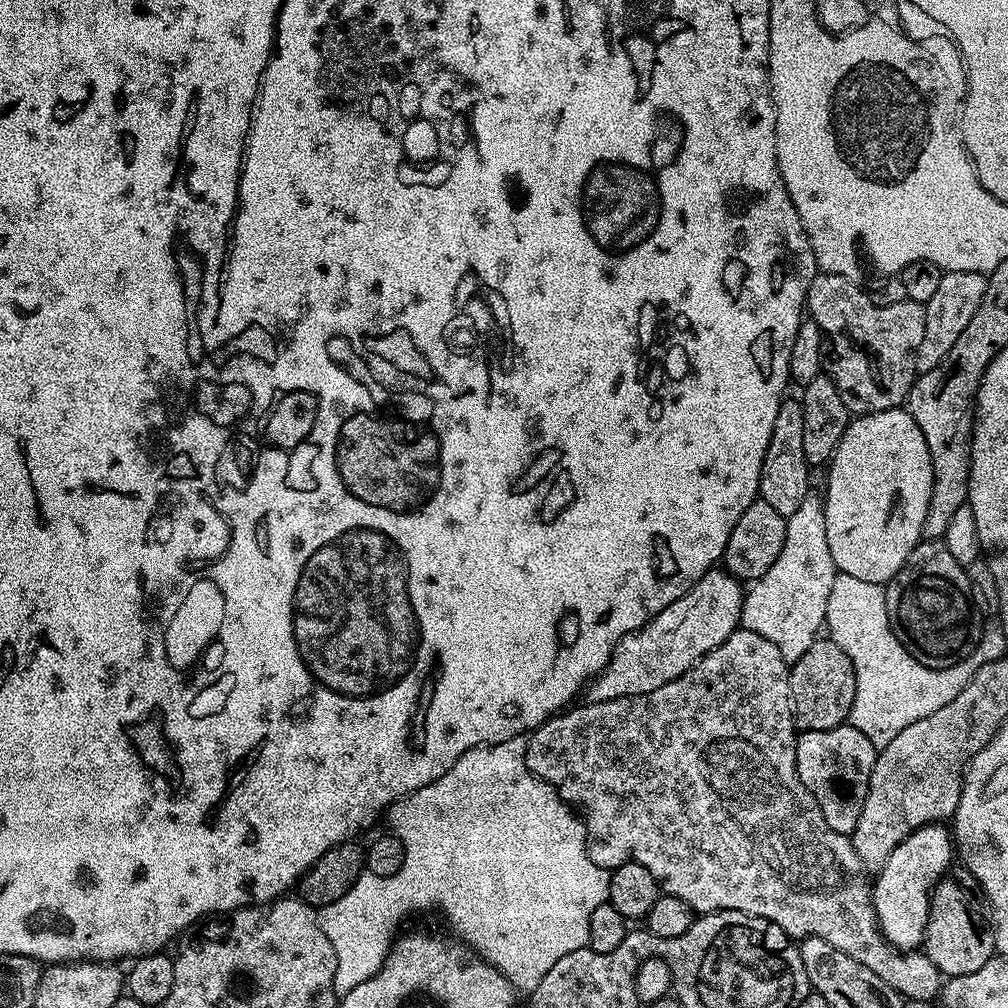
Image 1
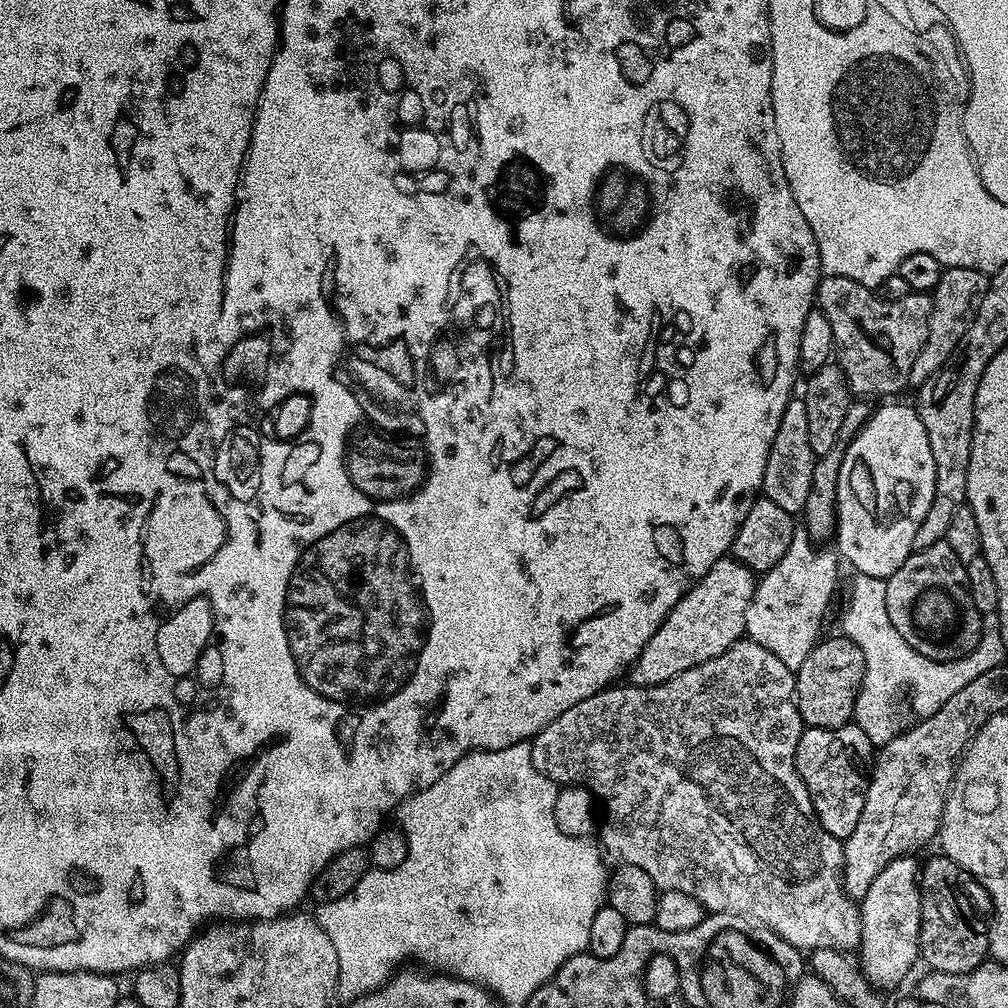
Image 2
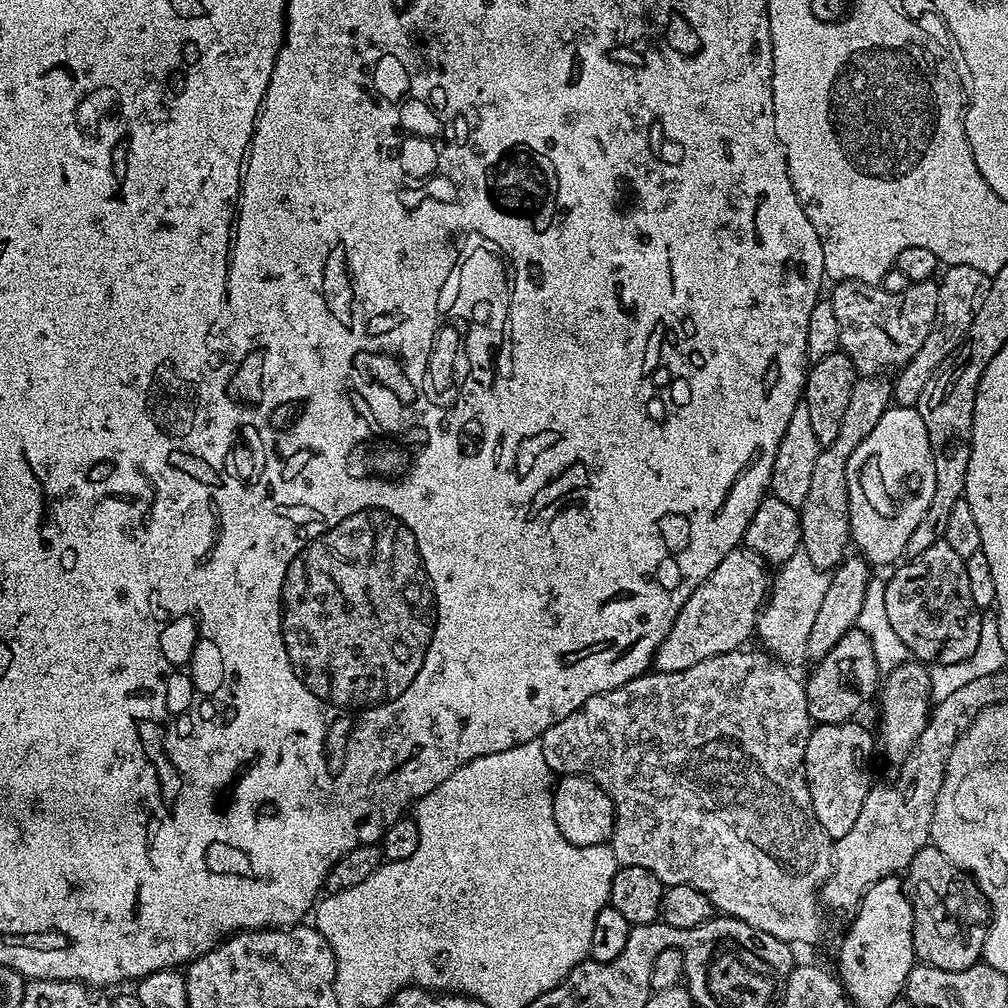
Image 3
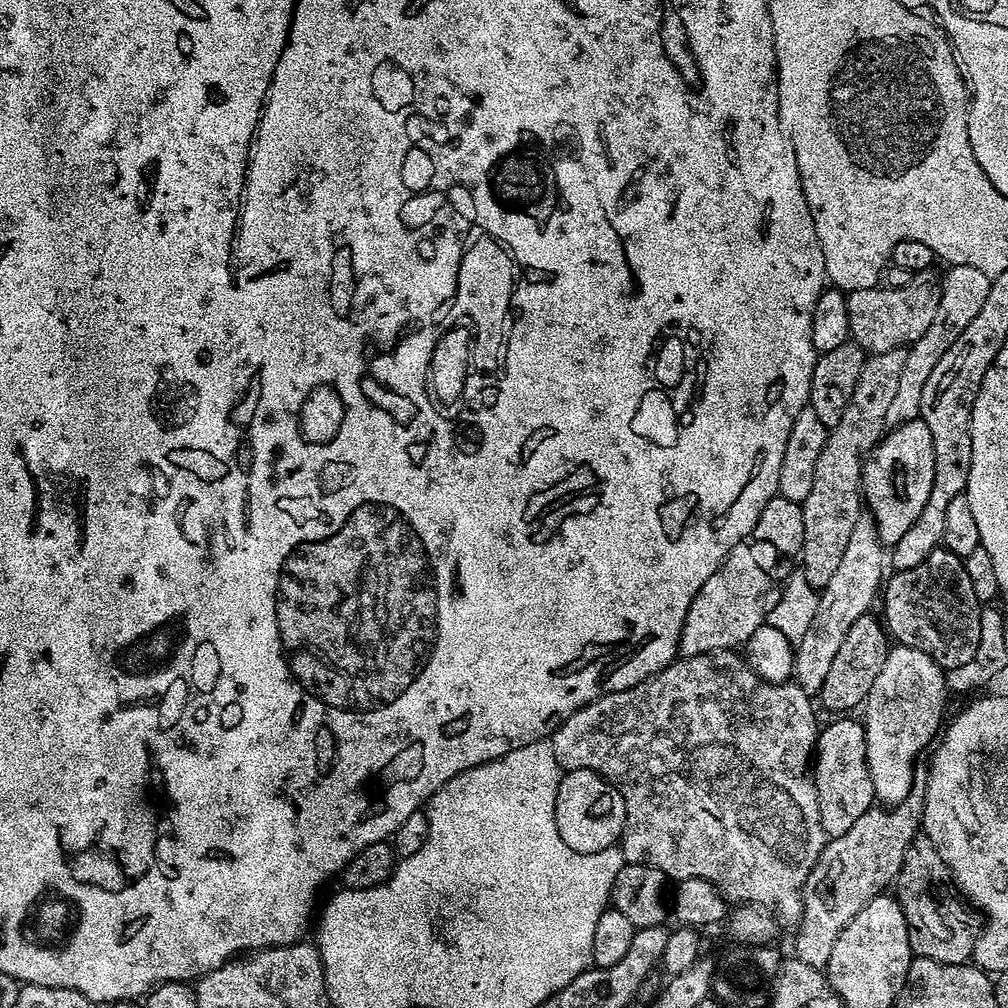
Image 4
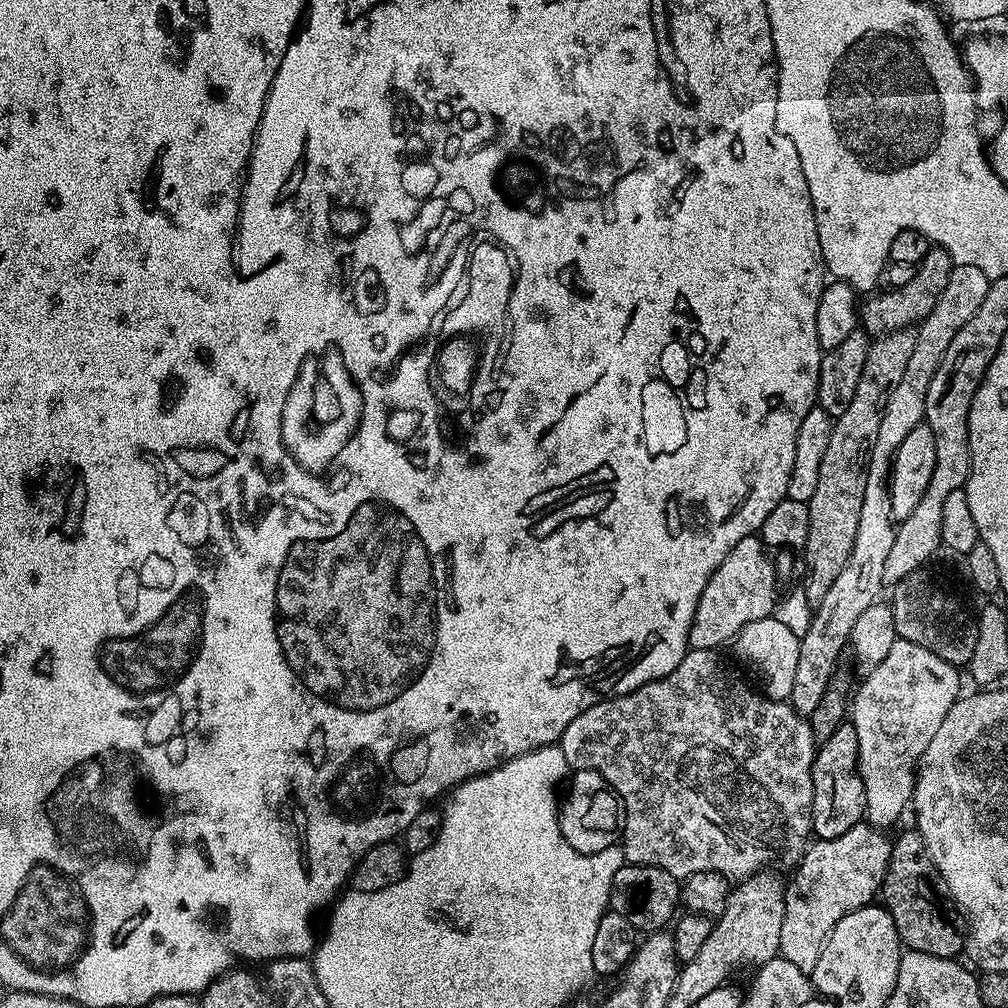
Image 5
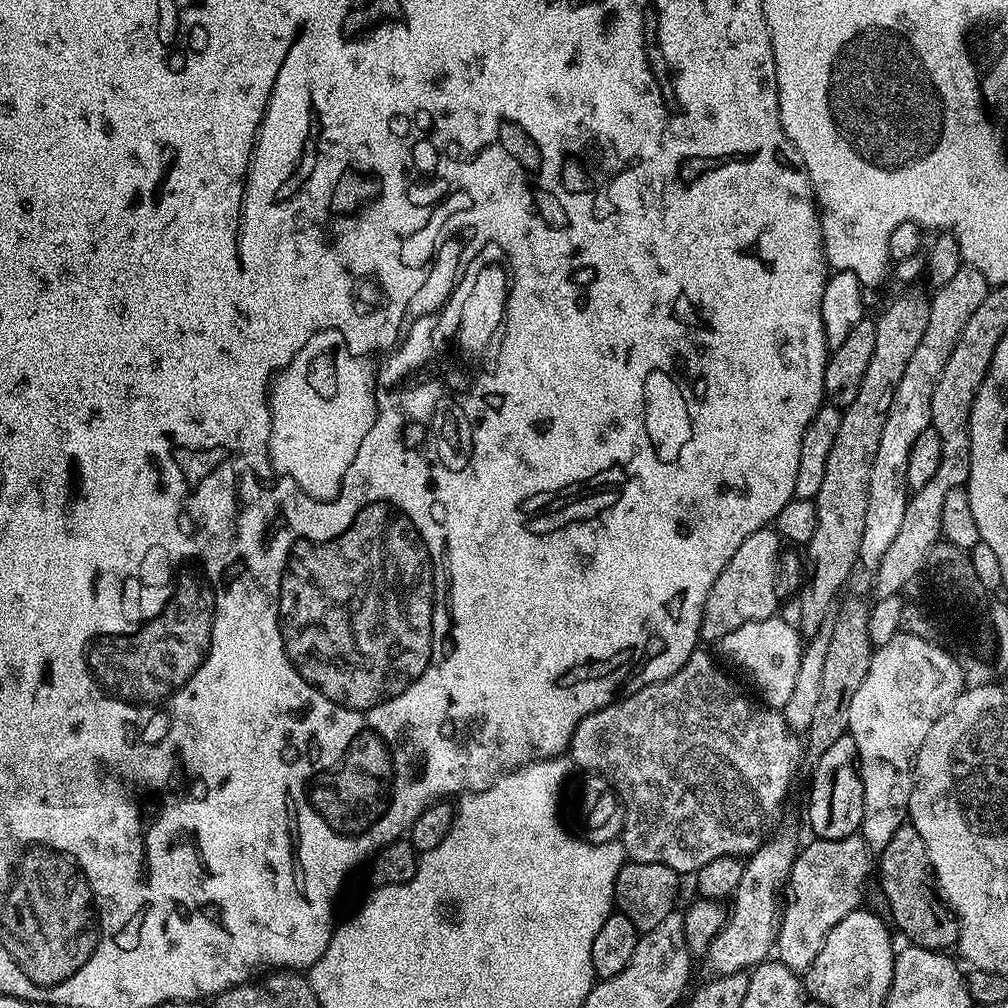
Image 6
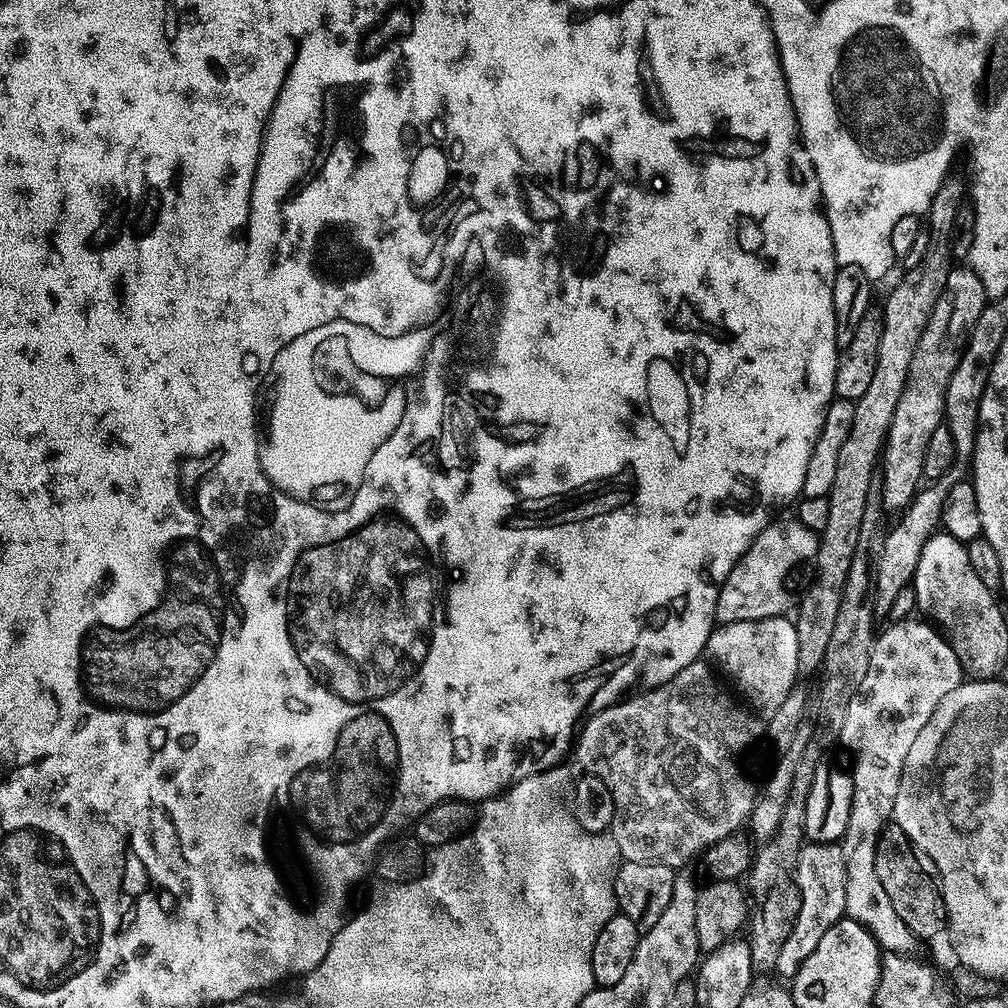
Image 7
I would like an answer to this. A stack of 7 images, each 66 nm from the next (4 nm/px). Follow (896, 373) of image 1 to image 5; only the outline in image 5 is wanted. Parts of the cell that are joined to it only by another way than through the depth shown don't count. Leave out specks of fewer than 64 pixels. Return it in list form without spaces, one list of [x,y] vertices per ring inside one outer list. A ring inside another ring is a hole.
[[[935,246],[929,247],[926,258],[922,258],[922,262],[915,265],[910,282],[893,287],[888,290],[892,292],[884,292],[881,296],[869,295],[865,304],[863,301],[858,312],[863,331],[867,332],[869,337],[879,338],[890,332],[908,330],[919,325],[920,321],[930,314],[930,310],[934,310],[934,302],[942,298],[942,290],[946,290],[946,282],[950,282],[953,267],[948,251]]]

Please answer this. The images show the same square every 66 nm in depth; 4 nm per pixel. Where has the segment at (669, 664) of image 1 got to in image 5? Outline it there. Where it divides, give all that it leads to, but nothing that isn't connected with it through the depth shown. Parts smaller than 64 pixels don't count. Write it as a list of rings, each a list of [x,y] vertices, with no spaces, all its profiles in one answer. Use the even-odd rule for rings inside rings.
[[[759,535],[742,538],[742,542],[738,542],[730,554],[726,554],[722,566],[718,566],[710,582],[706,582],[702,598],[698,598],[694,622],[688,631],[689,649],[723,649],[723,644],[731,645],[750,622],[758,622],[758,618],[773,615],[778,603],[776,572],[767,554],[766,545]]]

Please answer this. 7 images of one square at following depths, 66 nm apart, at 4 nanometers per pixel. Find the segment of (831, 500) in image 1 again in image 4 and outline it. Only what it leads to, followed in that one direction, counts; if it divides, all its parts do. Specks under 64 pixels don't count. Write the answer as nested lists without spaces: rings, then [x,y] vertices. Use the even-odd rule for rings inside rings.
[[[919,418],[908,420],[904,424],[895,425],[872,449],[870,458],[865,459],[864,473],[860,475],[862,500],[872,513],[871,519],[880,535],[880,543],[891,546],[914,526],[914,518],[922,514],[922,506],[926,506],[926,498],[930,498],[930,486],[934,486],[934,438],[930,438],[930,429],[926,422]]]

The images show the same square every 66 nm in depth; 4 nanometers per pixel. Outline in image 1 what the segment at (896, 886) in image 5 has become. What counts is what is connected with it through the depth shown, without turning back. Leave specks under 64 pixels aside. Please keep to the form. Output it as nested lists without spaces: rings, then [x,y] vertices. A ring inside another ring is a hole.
[[[952,874],[945,875],[944,879],[934,885],[932,895],[928,898],[928,925],[924,931],[922,951],[930,958],[930,962],[934,962],[934,966],[938,966],[941,977],[944,978],[974,974],[982,970],[982,966],[986,966],[986,962],[997,955],[996,929],[986,911],[985,901],[978,895],[977,889],[971,883],[968,884],[955,880]]]

